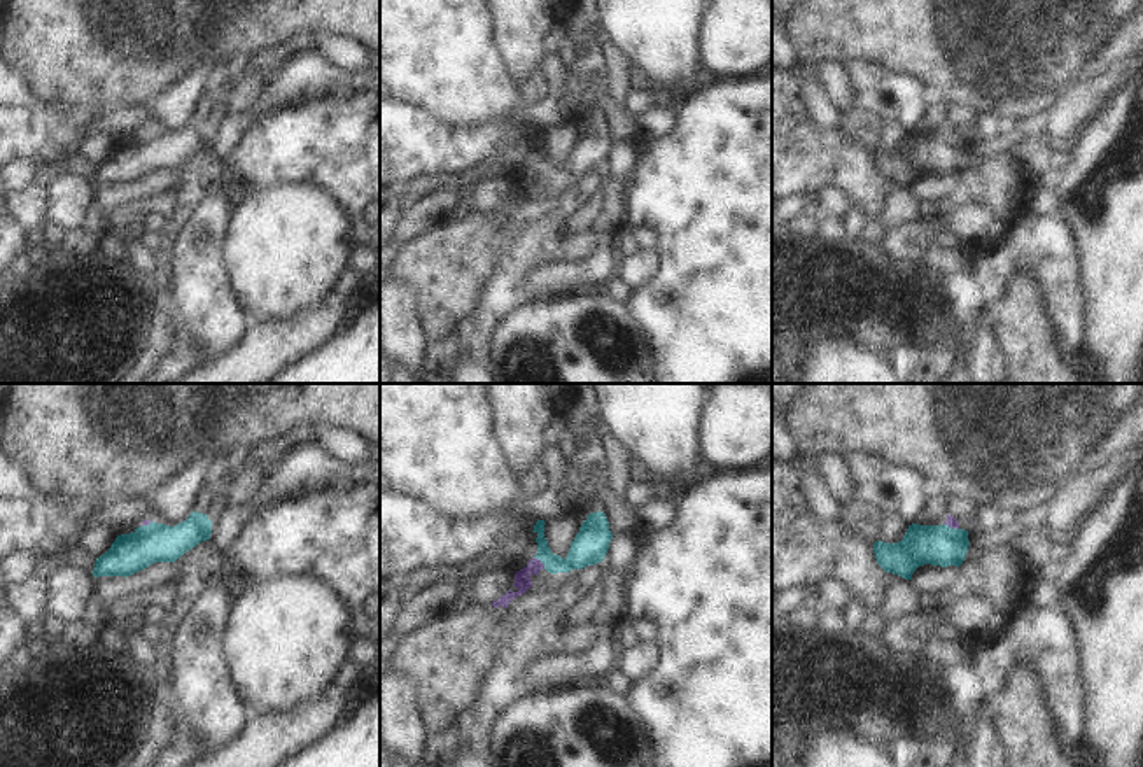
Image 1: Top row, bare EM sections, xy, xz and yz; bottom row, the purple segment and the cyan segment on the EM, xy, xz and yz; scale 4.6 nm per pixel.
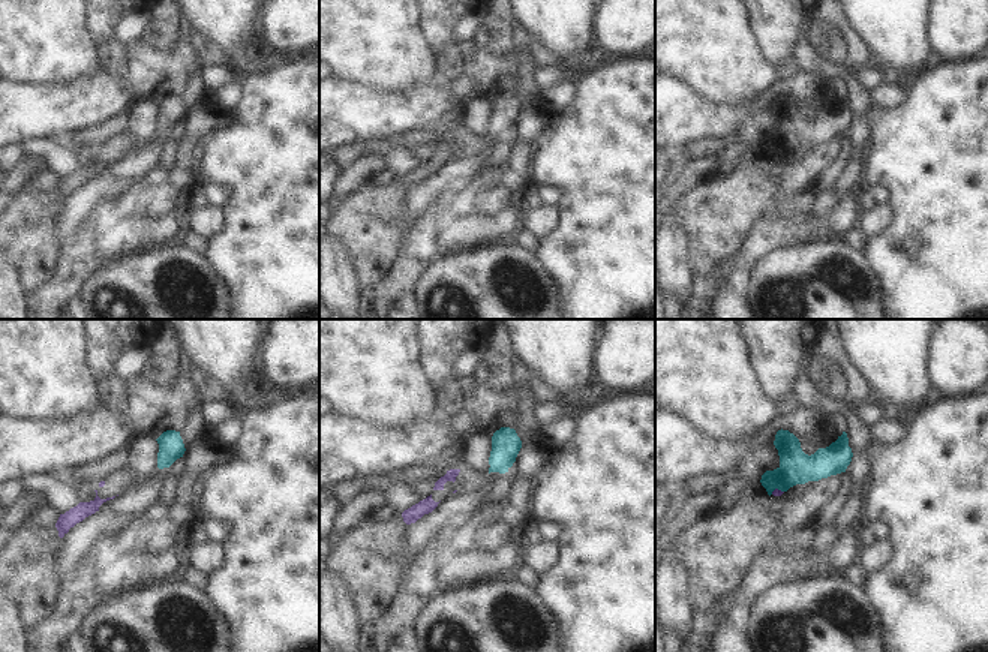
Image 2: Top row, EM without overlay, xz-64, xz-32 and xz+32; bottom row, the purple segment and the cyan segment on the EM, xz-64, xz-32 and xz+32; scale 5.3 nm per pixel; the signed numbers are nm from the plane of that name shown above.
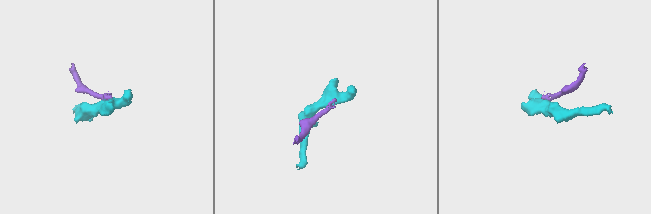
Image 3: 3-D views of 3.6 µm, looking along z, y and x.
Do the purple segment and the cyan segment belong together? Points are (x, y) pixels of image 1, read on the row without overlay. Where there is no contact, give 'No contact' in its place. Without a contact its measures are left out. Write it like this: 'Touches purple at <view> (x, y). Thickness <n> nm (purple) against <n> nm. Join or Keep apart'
Touches purple at xz (541, 170). Thickness 80 nm (purple) against 160 nm. Keep apart

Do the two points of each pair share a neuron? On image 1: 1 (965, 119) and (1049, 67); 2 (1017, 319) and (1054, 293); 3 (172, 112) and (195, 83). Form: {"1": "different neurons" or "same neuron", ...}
{"1": "different neurons", "2": "different neurons", "3": "same neuron"}

